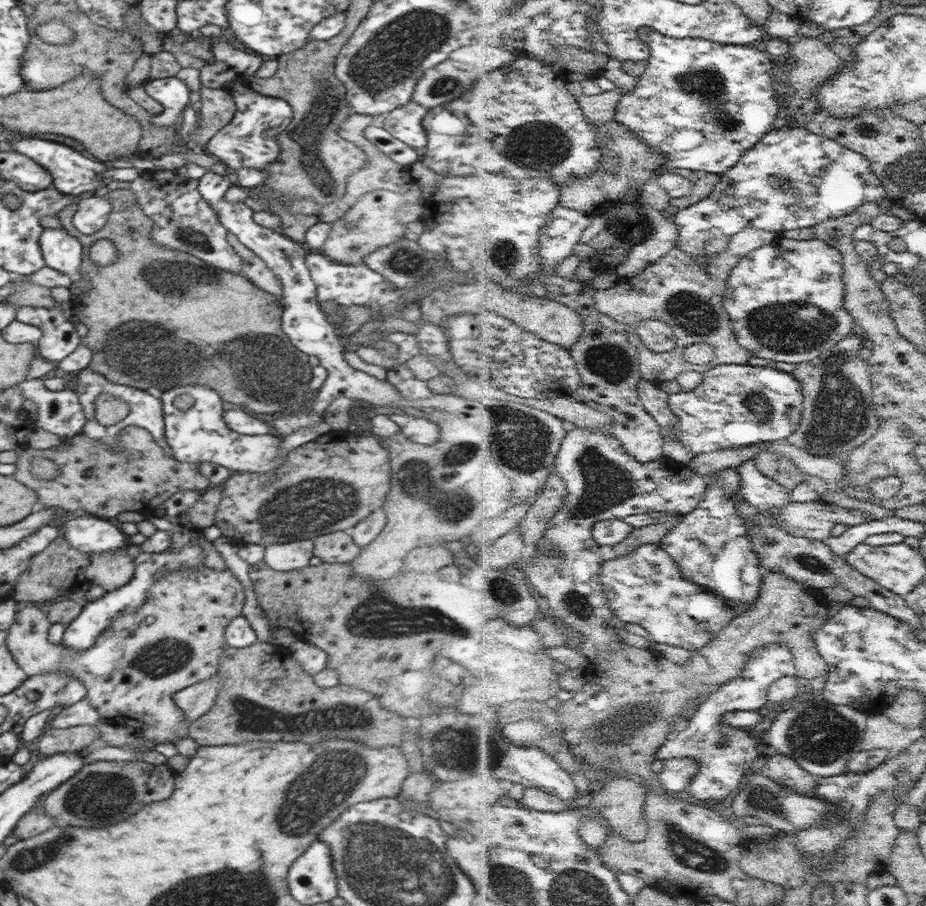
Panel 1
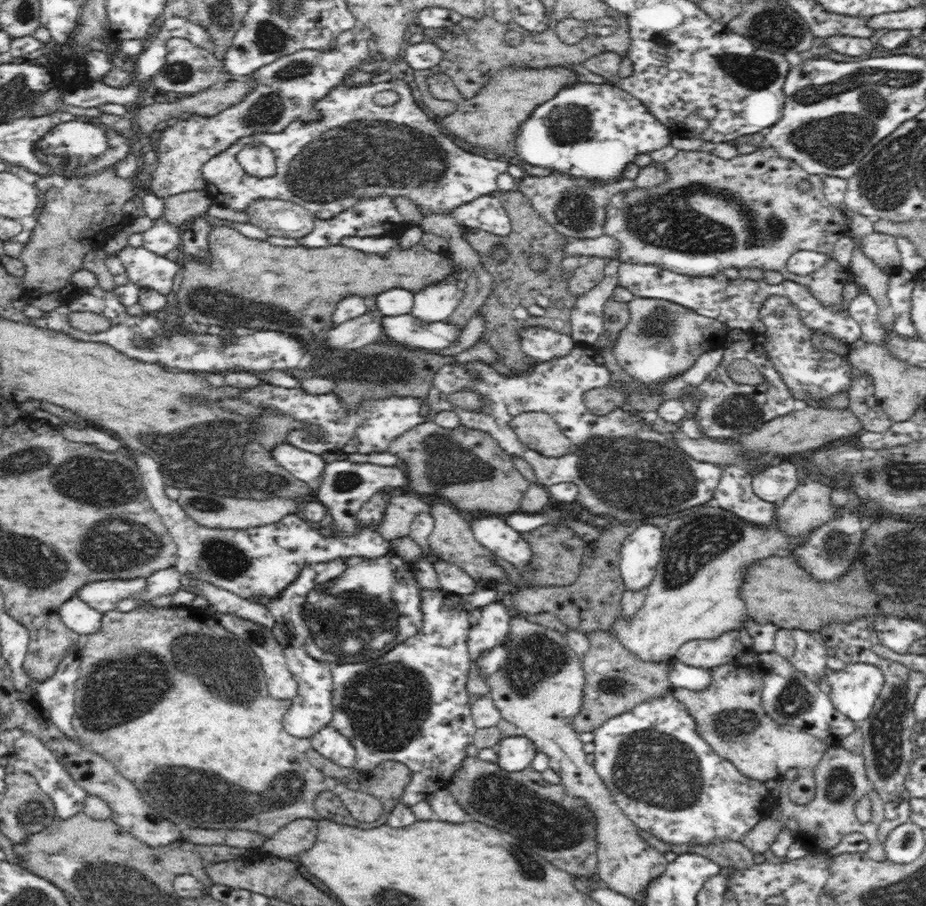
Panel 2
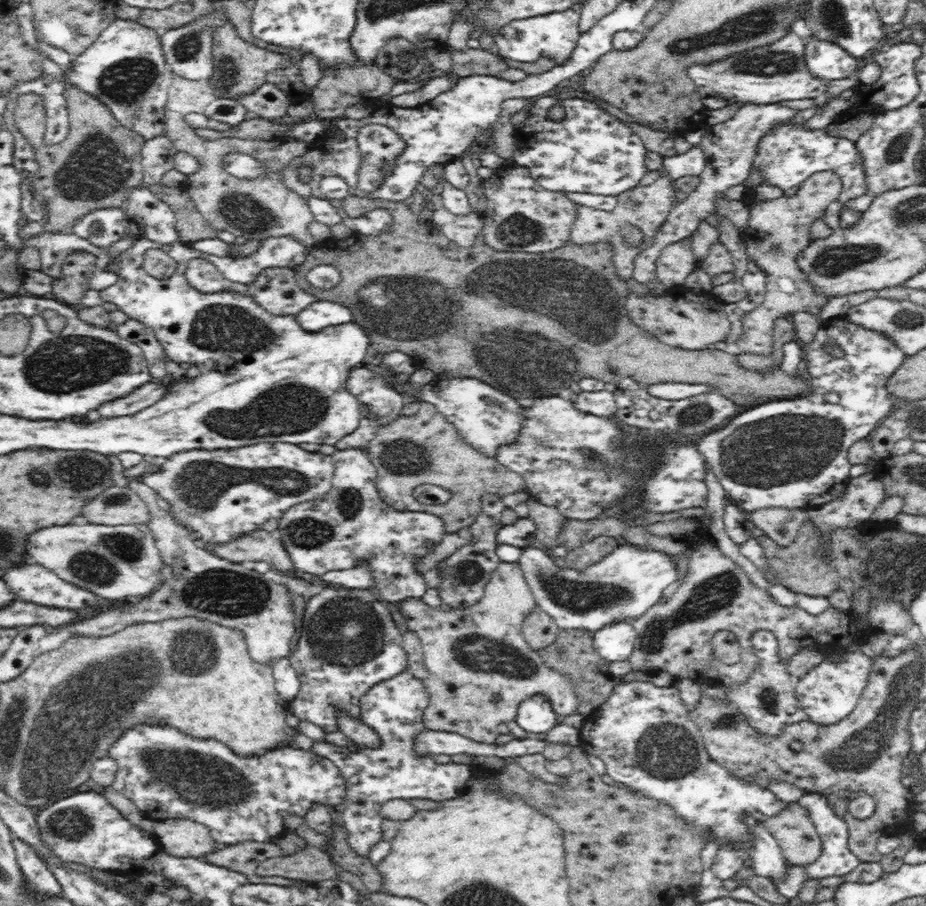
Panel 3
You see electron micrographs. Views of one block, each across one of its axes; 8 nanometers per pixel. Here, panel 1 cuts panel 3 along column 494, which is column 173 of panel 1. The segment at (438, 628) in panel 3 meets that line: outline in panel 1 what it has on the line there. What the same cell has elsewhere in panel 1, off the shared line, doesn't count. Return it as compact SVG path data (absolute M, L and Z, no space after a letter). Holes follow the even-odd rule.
M206 565L185 573L182 569L166 571L162 578L150 588L150 598L136 612L126 612L114 618L112 626L106 628L96 645L88 650L66 650L61 644L52 644L49 629L52 626L46 606L21 604L14 617L14 623L7 632L10 654L27 676L44 672L64 671L68 676L81 680L87 693L85 698L102 719L114 725L138 730L147 739L157 744L172 743L175 739L190 734L192 722L185 722L183 710L173 700L174 694L187 686L202 682L218 673L222 654L226 652L225 629L234 618L242 615L245 603L244 586L233 575L229 567L216 570Z

